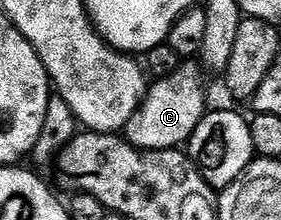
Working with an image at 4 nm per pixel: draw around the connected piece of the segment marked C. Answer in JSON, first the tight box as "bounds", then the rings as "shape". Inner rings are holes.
{"bounds":[123,63,205,153],"shape":[[[182,63],[175,75],[158,77],[148,86],[144,100],[125,124],[123,136],[135,149],[146,153],[164,149],[181,149],[204,119],[205,77],[202,66],[197,63]],[[202,73],[202,74],[201,74]]]}

